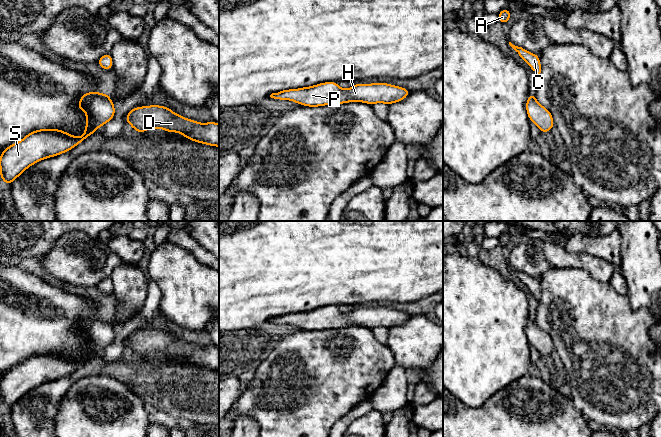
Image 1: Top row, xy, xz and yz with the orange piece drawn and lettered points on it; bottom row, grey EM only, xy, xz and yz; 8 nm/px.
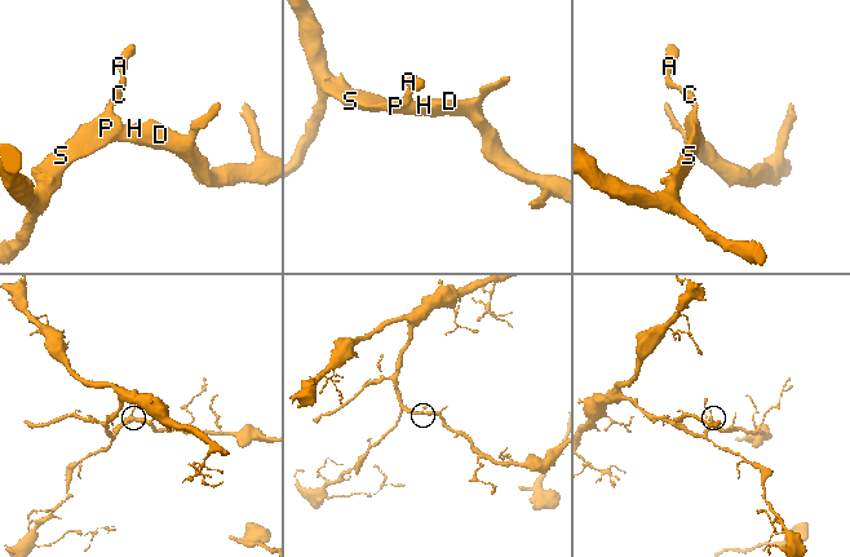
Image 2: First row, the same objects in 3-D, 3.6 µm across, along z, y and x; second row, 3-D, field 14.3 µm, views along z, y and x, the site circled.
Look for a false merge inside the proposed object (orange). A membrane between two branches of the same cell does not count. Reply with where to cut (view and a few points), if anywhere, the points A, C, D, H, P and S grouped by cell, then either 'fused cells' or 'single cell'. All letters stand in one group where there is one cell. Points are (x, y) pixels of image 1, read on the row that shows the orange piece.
cut none; groups A C D H P S; single cell

